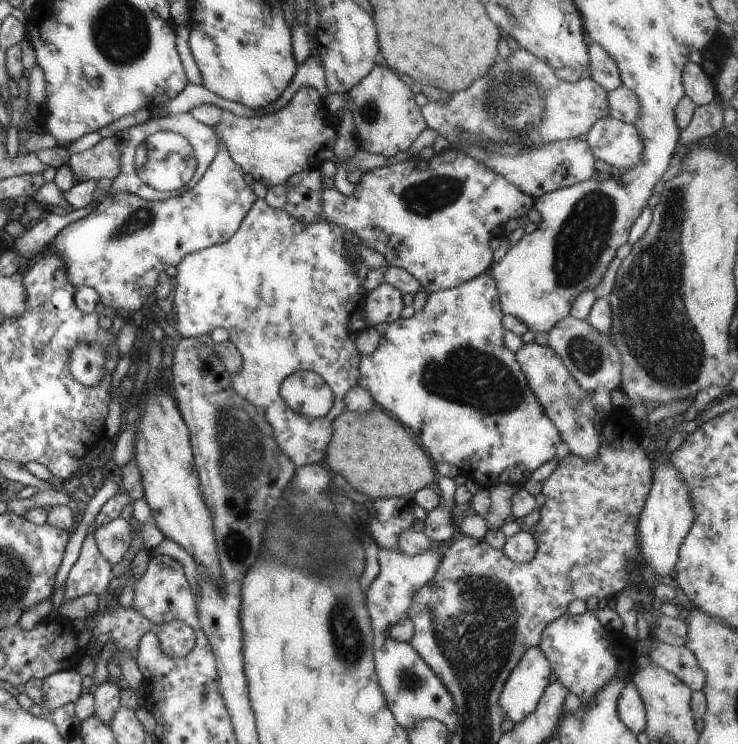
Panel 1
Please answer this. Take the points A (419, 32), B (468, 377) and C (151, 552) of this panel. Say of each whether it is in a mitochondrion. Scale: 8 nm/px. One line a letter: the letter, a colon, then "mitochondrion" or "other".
A: other
B: mitochondrion
C: other

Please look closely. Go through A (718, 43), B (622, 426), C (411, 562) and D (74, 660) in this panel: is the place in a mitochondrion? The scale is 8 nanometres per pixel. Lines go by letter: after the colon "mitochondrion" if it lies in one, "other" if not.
A: other
B: other
C: other
D: other

